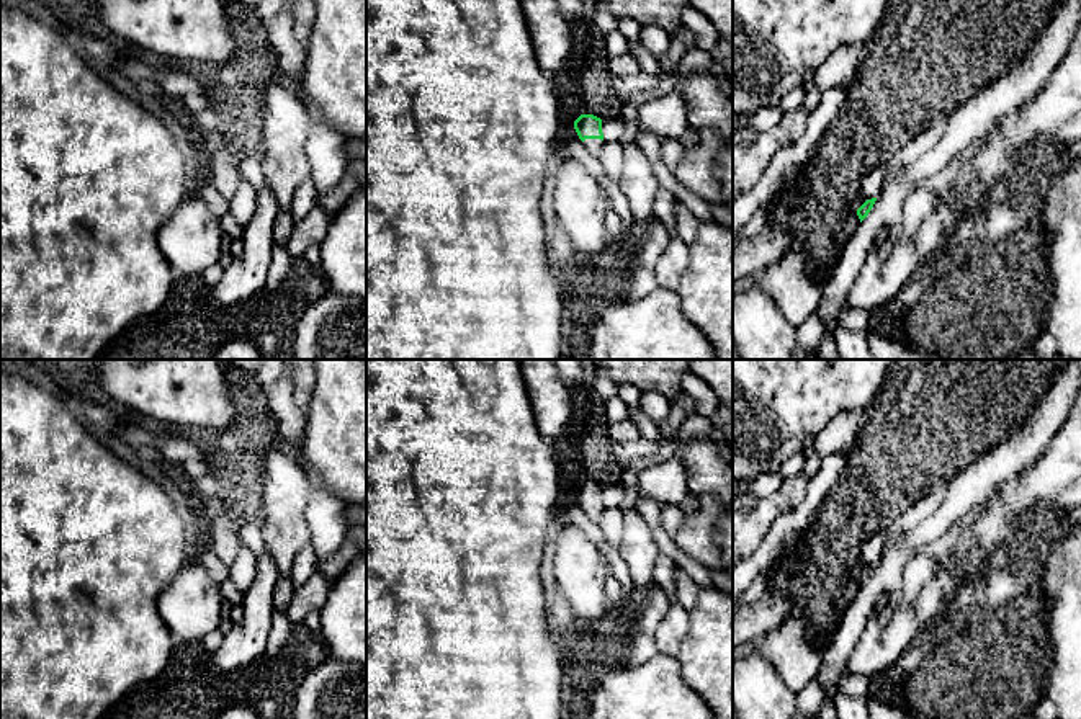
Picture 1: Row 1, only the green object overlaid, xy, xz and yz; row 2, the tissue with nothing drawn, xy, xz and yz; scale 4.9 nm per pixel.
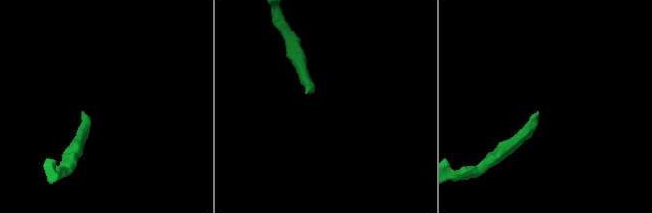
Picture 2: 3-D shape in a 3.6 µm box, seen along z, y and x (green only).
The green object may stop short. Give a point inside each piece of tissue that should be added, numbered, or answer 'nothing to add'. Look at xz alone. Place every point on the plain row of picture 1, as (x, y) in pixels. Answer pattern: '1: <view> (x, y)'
1: xz (594, 512)

